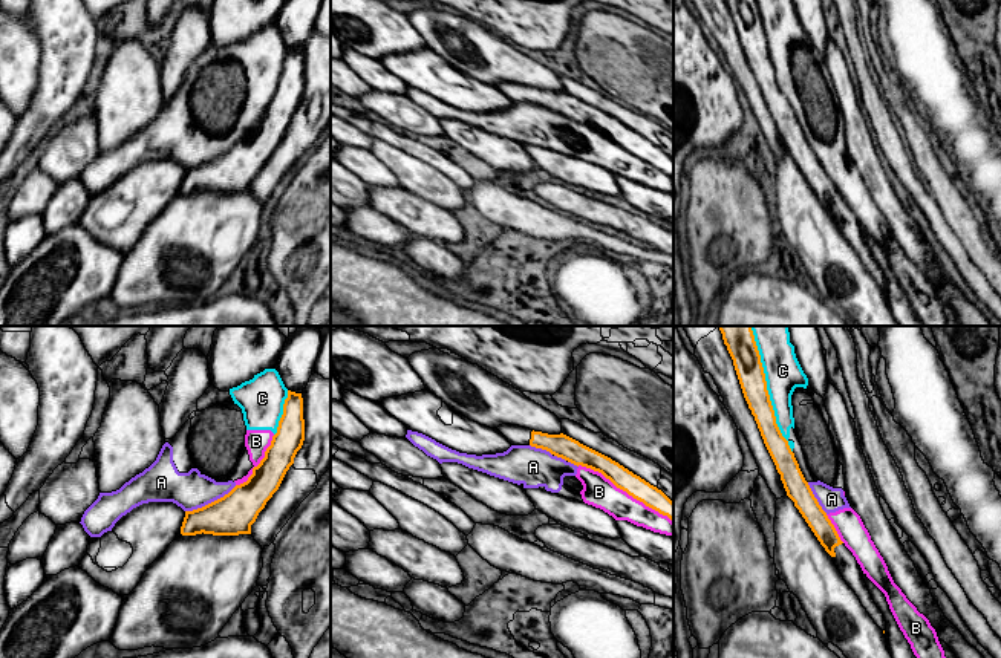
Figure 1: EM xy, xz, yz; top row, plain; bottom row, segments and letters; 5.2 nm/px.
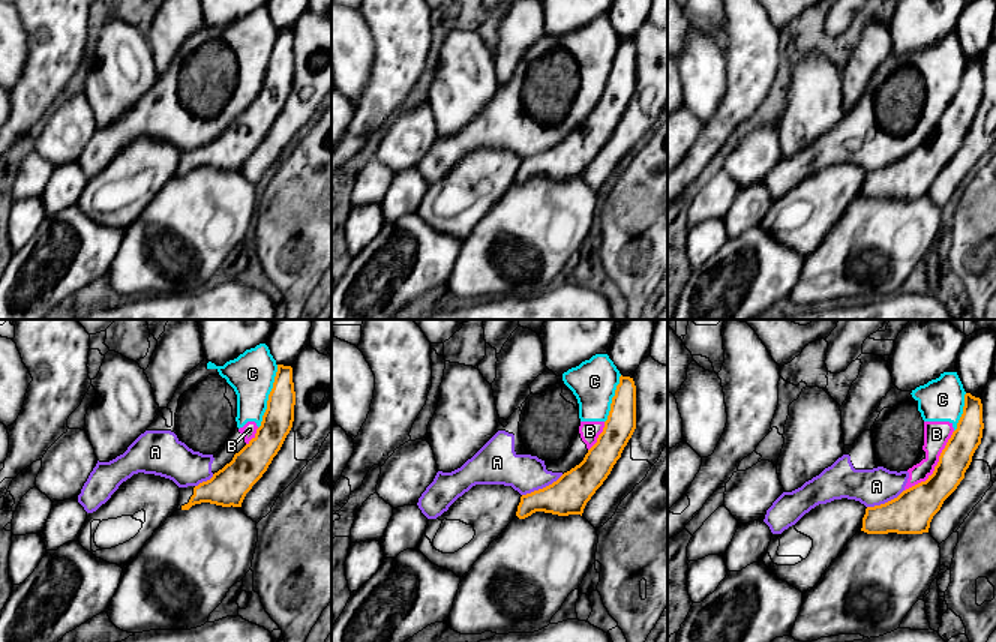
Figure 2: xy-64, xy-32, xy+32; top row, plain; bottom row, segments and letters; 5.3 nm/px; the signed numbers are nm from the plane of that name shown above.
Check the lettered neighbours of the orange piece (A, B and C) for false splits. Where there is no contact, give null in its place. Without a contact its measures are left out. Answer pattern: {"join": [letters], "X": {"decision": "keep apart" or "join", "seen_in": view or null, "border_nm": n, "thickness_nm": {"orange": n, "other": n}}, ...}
{"join": [], "A": {"decision": "keep apart", "seen_in": "xy", "border_nm": 300, "thickness_nm": {"orange": 220, "other": 200}}, "B": {"decision": "keep apart", "seen_in": "xz", "border_nm": 600, "thickness_nm": {"orange": 110, "other": 160}}, "C": {"decision": "keep apart", "seen_in": "yz", "border_nm": 600, "thickness_nm": {"orange": 150, "other": 190}}}

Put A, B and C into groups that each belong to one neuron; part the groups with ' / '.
A B C

